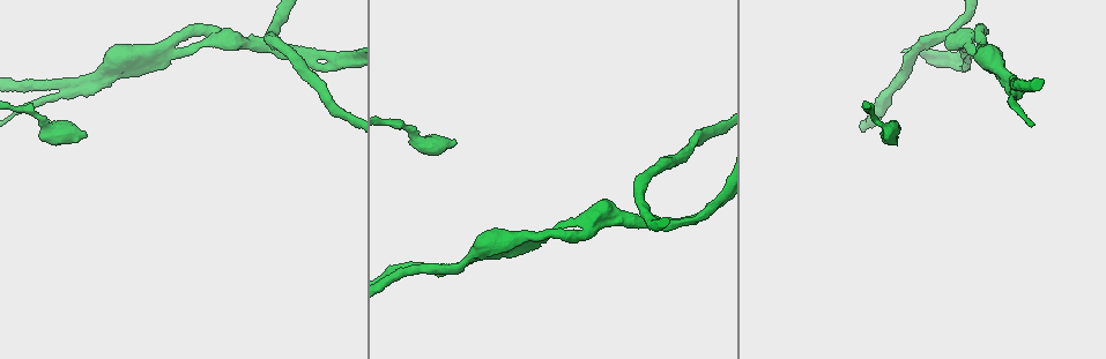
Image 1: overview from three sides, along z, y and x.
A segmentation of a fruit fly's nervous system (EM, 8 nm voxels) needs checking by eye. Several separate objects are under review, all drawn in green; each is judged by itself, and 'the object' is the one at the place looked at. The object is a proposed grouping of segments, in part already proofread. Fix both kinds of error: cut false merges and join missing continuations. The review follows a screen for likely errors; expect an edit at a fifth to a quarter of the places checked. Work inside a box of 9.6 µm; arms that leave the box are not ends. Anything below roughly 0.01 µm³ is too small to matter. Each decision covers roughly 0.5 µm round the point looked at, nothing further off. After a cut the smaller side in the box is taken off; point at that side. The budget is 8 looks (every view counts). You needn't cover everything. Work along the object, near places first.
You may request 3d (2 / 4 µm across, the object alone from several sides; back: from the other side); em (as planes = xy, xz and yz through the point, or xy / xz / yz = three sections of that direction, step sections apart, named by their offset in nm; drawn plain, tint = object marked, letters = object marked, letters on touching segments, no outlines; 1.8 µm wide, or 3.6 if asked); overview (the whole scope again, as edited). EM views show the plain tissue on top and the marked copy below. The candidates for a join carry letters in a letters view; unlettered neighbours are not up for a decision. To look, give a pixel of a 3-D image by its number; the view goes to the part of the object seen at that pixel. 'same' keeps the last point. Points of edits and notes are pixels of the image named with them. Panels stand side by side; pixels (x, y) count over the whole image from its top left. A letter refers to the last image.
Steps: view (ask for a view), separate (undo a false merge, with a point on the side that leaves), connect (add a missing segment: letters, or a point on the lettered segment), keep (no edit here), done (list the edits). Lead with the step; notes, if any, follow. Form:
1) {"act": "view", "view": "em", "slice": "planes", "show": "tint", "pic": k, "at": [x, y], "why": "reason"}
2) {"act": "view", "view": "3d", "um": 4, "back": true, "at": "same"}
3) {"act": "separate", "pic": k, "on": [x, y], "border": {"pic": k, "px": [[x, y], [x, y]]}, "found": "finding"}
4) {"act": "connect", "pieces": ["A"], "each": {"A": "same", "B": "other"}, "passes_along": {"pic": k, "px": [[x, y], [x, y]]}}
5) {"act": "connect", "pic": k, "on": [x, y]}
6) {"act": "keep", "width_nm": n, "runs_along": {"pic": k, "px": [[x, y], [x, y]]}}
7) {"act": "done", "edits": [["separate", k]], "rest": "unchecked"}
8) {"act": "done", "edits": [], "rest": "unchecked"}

{"act": "view", "view": "3d", "um": 4, "back": true, "pic": 1, "at": [453, 141]}

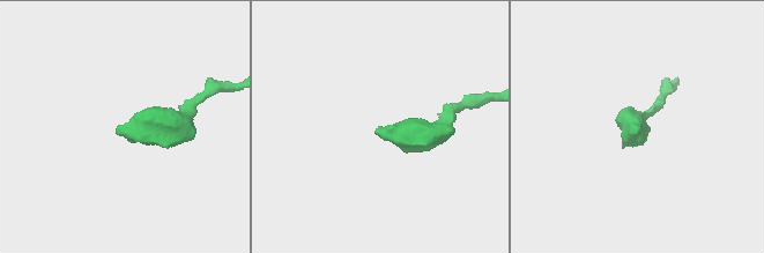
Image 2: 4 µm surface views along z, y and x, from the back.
{"act": "view", "view": "em", "slice": "xy", "step": 4, "show": "letters", "pic": 2, "at": [116, 133]}

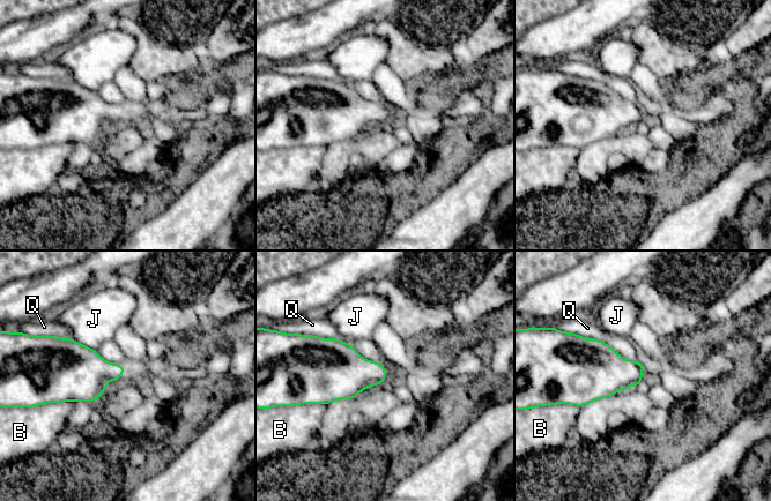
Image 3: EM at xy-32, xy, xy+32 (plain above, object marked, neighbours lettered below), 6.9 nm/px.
{"act": "connect", "pieces": ["Q"], "each": {"B": "other", "J": "other", "Q": "same"}, "passes_along": {"pic": 3, "px": [[584, 369], [612, 348], [587, 328]]}, "found": "it goes on there"}

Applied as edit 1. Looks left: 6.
{"act": "view", "view": "em", "slice": "yz", "step": 4, "show": "letters", "pic": 1, "at": [964, 70], "why": "free end"}

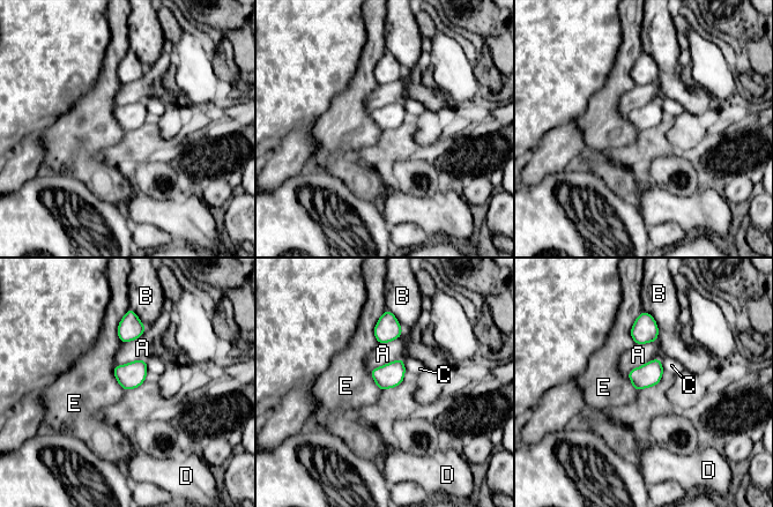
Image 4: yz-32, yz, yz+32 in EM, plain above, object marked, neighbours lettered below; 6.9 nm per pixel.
{"act": "keep", "width_nm": 170, "each": {"A": "other", "B": "other", "C": "other", "D": "other", "E": "other"}, "border": {"pic": 4, "px": [[128, 307], [118, 325], [120, 342]]}, "found": "no lettered segment goes on from it"}

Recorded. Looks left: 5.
{"act": "view", "view": "em", "slice": "planes", "show": "letters", "pic": 1, "at": [589, 226], "why": "a fork"}

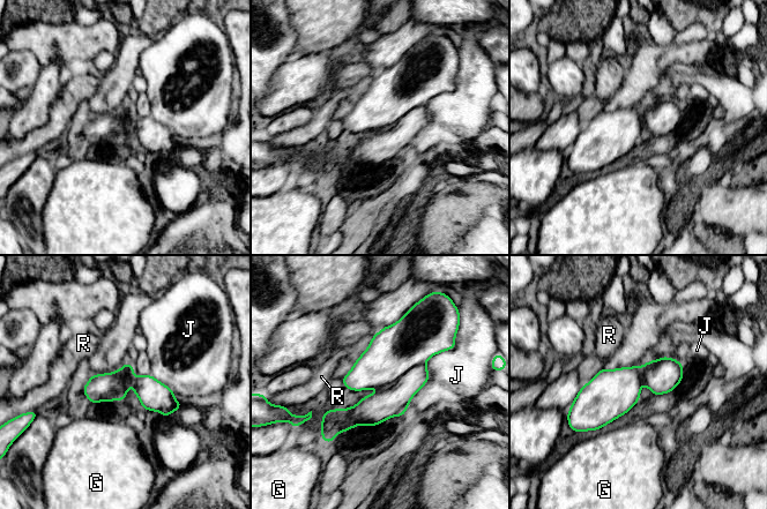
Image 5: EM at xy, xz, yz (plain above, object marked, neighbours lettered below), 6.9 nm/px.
{"act": "keep", "each": {"G": "other", "J": "other", "R": "other"}, "runs_along": {"pic": 5, "px": [[86, 390], [139, 383], [177, 404]]}, "found": "one cell here"}

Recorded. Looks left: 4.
{"act": "done", "edits": [["connect", 3]], "rest": "unchecked"}

